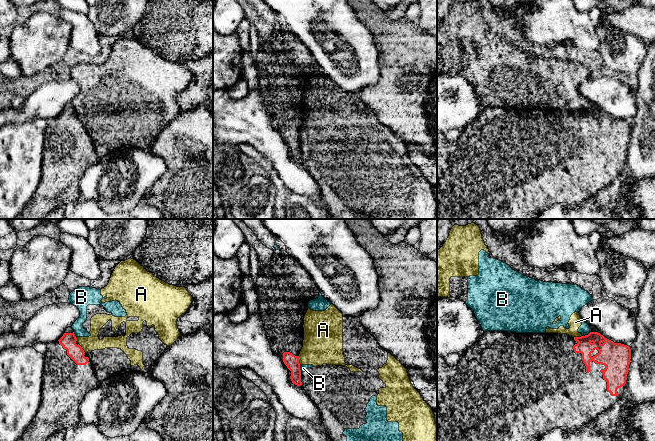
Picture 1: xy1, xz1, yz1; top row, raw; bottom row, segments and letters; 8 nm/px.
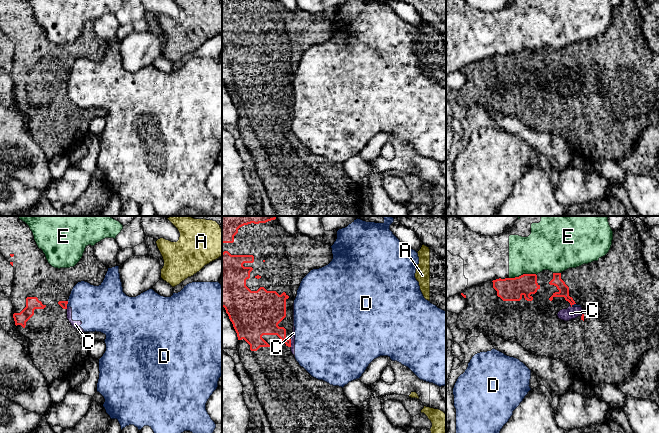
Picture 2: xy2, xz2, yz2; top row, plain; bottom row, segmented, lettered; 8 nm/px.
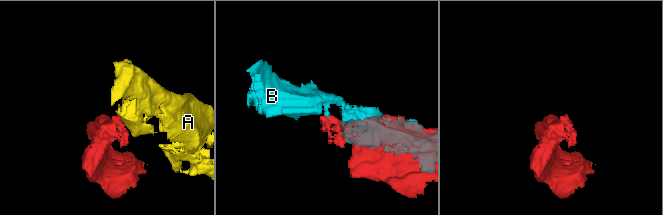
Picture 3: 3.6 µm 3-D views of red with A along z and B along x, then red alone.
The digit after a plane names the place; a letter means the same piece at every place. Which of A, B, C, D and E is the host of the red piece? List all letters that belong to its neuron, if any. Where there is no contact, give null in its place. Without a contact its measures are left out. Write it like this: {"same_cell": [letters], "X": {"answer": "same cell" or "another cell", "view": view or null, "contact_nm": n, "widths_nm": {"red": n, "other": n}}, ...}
{"same_cell": [], "A": {"answer": "another cell", "view": "xy1", "contact_nm": 90, "widths_nm": {"red": 120, "other": 120}}, "B": {"answer": "another cell", "view": "yz1", "contact_nm": 80, "widths_nm": {"red": 190, "other": 90}}, "C": {"answer": "another cell", "view": "xz2", "contact_nm": 60, "widths_nm": {"red": 190, "other": 30}}, "D": {"answer": "another cell", "view": "yz2", "contact_nm": 60, "widths_nm": {"red": 80, "other": 30}}, "E": {"answer": "another cell", "view": "yz2", "contact_nm": 220, "widths_nm": {"red": 190, "other": 320}}}

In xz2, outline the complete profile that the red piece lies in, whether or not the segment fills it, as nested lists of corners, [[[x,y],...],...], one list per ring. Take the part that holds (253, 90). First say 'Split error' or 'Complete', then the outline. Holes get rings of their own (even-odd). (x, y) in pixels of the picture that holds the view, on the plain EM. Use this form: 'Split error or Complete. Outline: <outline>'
Split error. Outline: [[[222,0],[222,83],[225,84],[230,97],[237,109],[237,127],[248,151],[252,155],[256,171],[268,193],[271,204],[278,216],[361,216],[361,186],[348,176],[343,164],[312,153],[296,137],[291,128],[291,114],[293,108],[293,79],[302,55],[313,45],[328,41],[333,35],[332,24],[324,18],[315,17],[306,11],[289,10],[281,0]]]

